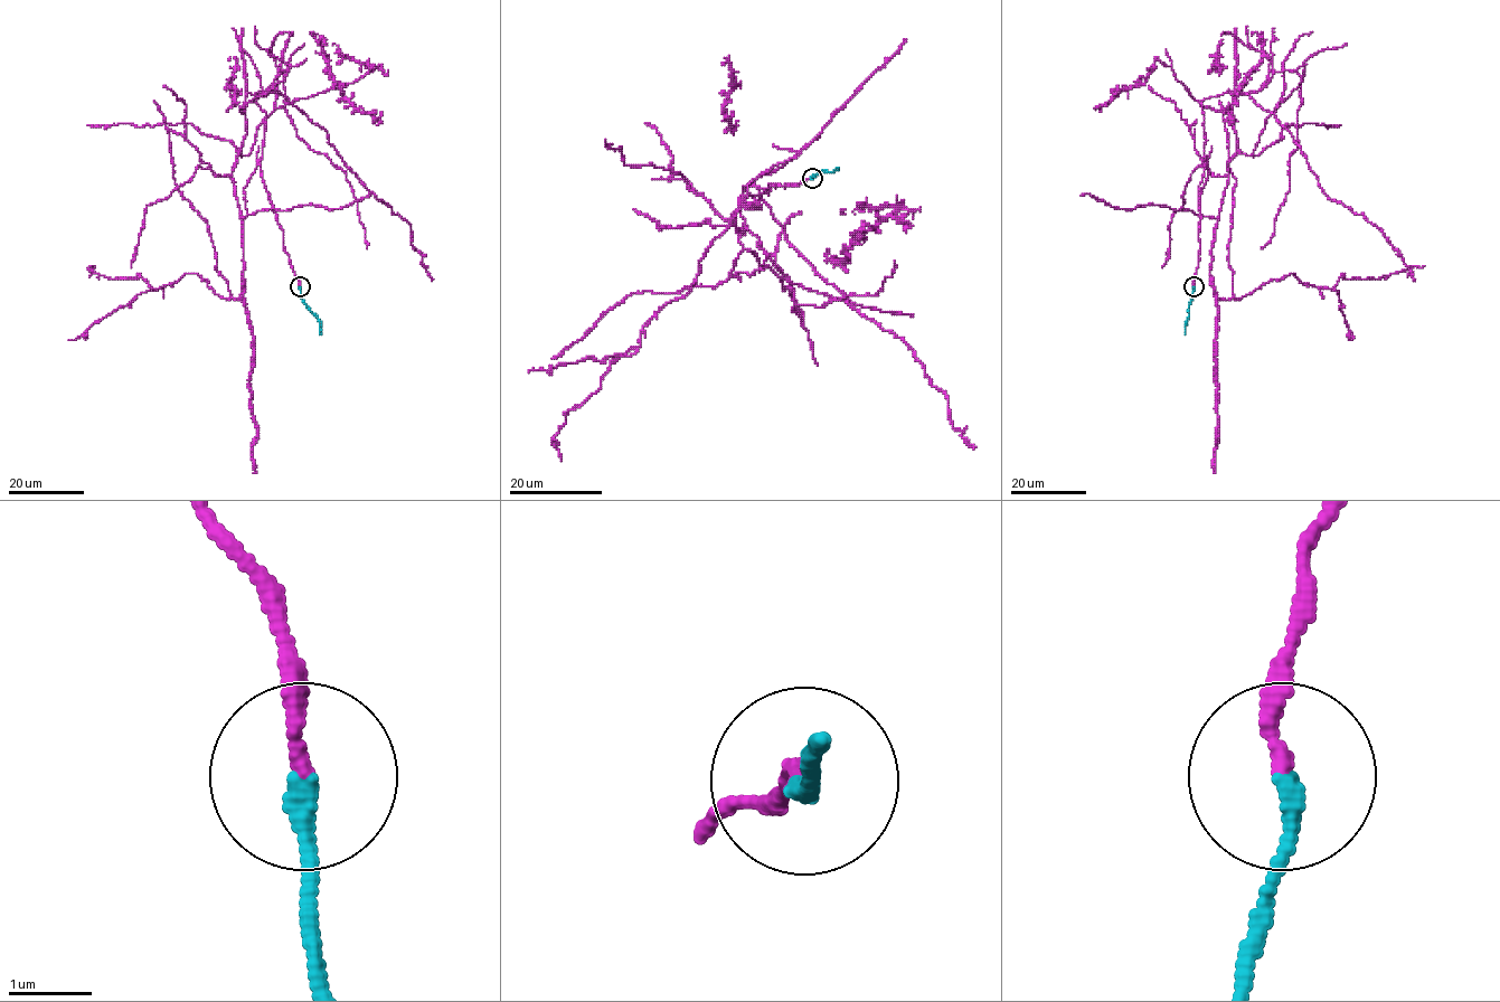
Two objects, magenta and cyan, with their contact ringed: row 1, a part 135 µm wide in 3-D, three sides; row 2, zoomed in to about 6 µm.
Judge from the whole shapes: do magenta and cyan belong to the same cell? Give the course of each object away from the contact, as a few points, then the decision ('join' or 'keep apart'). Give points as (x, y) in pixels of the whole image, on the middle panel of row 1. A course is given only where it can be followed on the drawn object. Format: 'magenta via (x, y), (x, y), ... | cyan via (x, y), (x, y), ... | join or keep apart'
magenta via (812, 177), (746, 189), (747, 228), (729, 220), (743, 198), (685, 295), (567, 413), (553, 440), (562, 461) | cyan via (812, 177), (838, 167) | join

